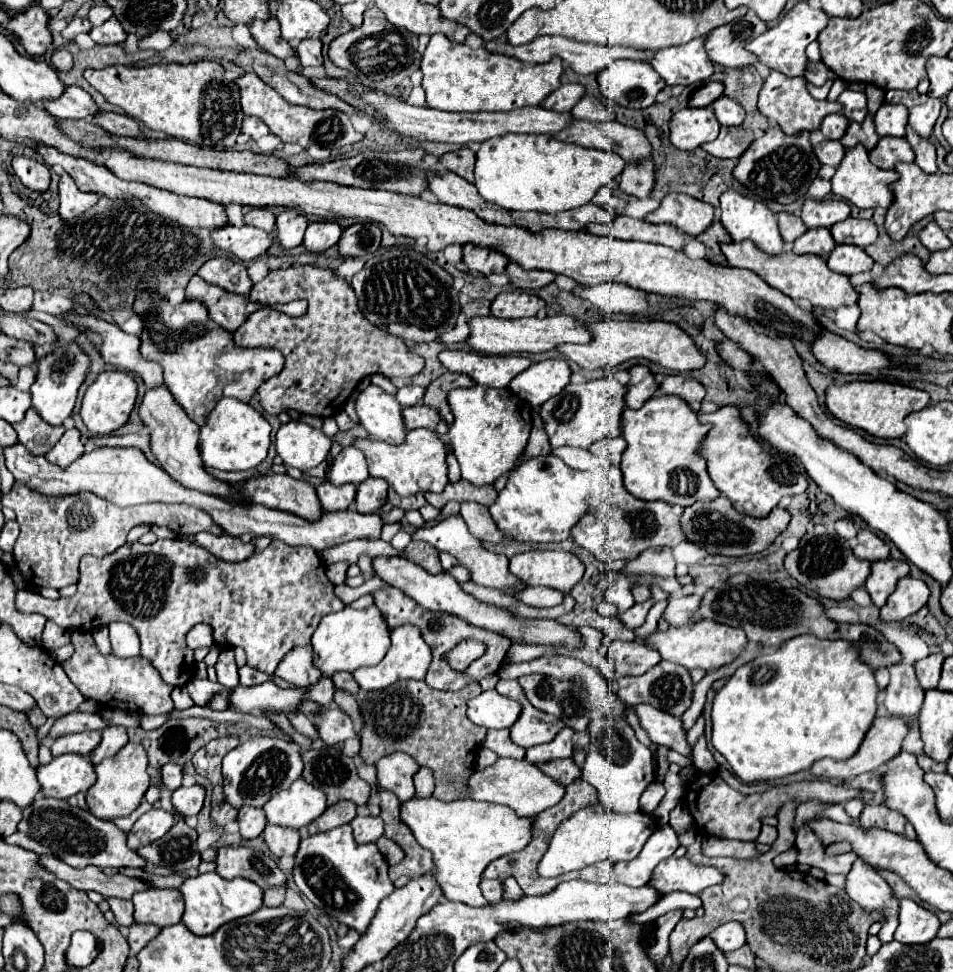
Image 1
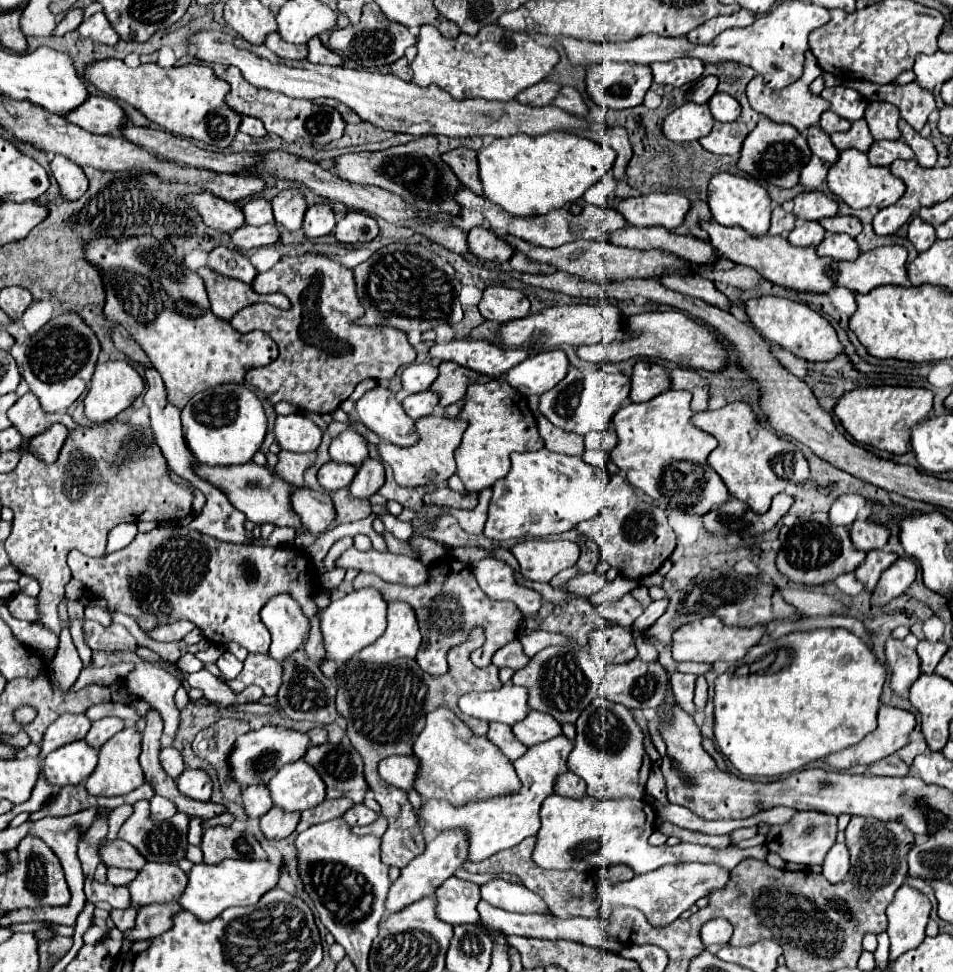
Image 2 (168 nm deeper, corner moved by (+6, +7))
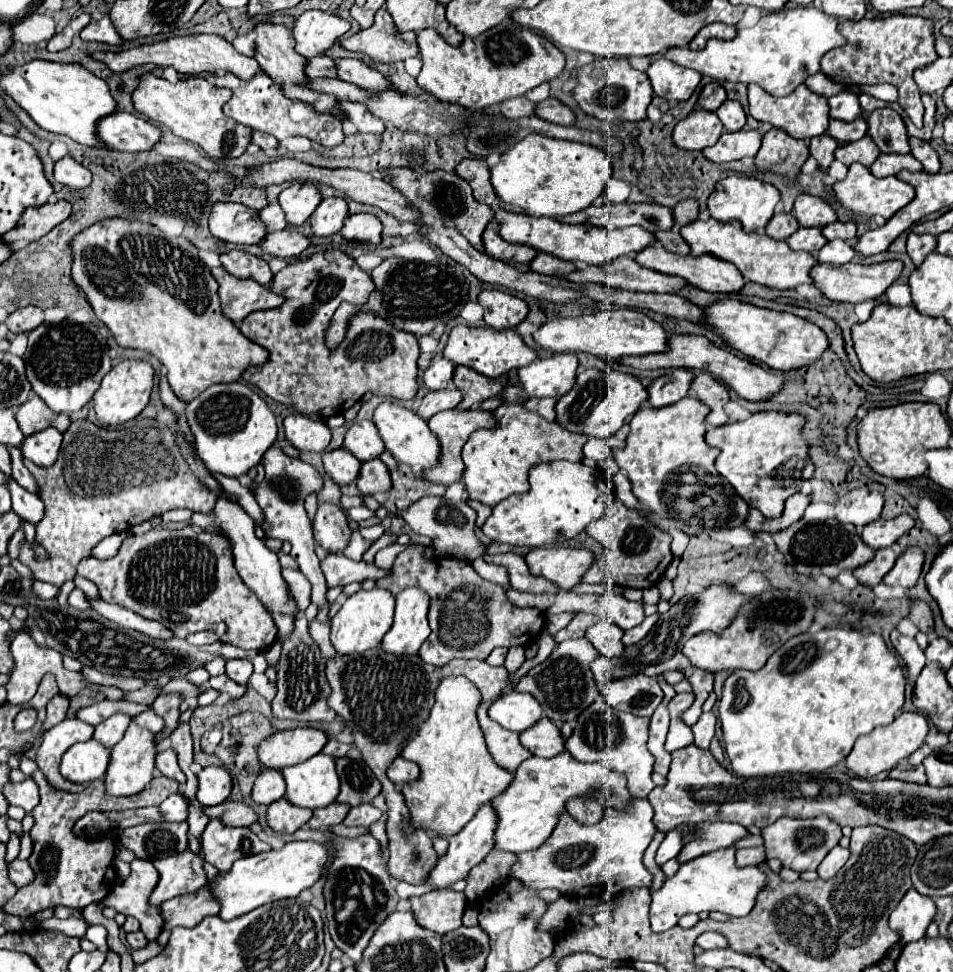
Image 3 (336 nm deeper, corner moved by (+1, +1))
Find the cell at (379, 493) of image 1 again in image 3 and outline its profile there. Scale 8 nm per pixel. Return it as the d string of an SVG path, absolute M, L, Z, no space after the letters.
M370 459L362 463L358 489L362 495L374 495L378 491L388 491L392 487L392 479L388 467L380 459Z

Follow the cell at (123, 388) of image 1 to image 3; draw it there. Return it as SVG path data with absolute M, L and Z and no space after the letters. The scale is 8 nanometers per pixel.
M126 359L110 369L94 395L94 411L102 425L120 425L142 413L154 385L154 367L144 359Z

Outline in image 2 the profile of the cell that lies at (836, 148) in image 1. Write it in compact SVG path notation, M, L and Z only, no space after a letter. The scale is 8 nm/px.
M817 125L807 129L807 143L809 143L813 155L817 155L823 163L831 165L837 161L837 155L839 155L837 147L831 143L829 135L825 131L821 131Z

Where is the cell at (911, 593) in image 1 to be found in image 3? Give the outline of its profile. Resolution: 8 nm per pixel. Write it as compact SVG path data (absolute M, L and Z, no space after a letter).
M908 547L904 553L898 555L894 567L884 577L884 583L886 585L900 585L904 589L914 587L914 583L920 577L922 563L924 563L924 551L920 547Z

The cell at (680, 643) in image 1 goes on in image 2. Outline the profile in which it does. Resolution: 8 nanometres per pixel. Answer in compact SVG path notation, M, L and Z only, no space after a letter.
M709 615L703 617L699 621L681 625L677 631L673 631L673 639L671 639L671 653L673 659L677 663L683 661L697 661L697 663L715 663L719 659L731 663L737 661L741 657L745 657L747 649L757 645L761 641L761 637L767 635L767 627L751 627L751 629L741 629L741 627L727 627L721 623L719 617Z

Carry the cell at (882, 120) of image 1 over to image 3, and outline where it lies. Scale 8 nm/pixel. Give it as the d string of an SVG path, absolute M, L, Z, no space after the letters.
M890 107L868 115L868 135L880 153L910 153L906 125L902 117Z

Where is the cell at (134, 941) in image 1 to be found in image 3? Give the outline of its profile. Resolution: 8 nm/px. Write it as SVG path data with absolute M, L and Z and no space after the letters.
M206 883L192 895L174 897L162 903L162 915L164 929L174 929L178 925L194 927L204 917L218 915L218 901L214 899L214 895L210 895L210 883Z

